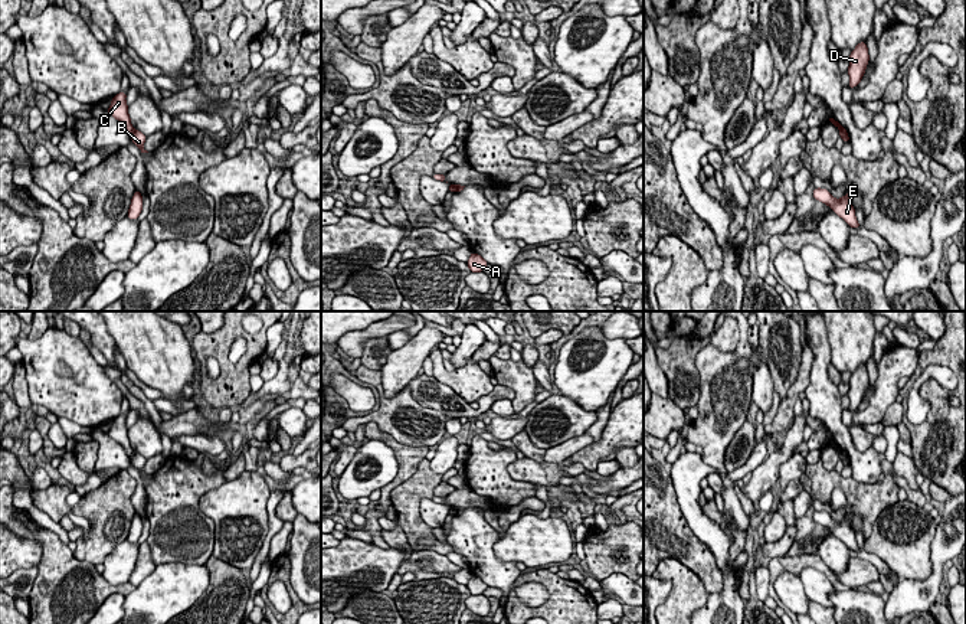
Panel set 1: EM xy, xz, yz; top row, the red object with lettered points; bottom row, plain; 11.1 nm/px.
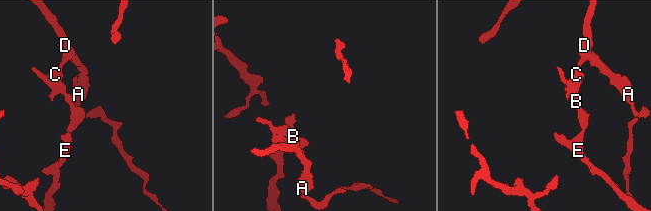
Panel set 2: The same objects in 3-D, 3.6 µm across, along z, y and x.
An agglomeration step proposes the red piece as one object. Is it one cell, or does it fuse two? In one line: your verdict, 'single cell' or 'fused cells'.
fused cells

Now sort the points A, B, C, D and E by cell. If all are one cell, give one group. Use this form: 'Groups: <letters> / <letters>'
Groups: A C D / B E

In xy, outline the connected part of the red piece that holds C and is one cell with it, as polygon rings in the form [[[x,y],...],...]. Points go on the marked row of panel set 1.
[[[119,92],[112,98],[109,108],[107,110],[114,118],[117,118],[128,134],[134,131],[128,115],[128,105],[125,102],[127,92]]]

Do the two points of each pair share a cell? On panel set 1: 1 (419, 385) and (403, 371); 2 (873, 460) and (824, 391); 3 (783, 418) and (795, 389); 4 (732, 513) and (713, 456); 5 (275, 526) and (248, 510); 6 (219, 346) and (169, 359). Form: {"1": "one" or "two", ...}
{"1": "two", "2": "one", "3": "one", "4": "one", "5": "two", "6": "two"}

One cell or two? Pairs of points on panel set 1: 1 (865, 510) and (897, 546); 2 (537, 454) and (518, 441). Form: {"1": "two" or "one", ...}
{"1": "two", "2": "one"}

